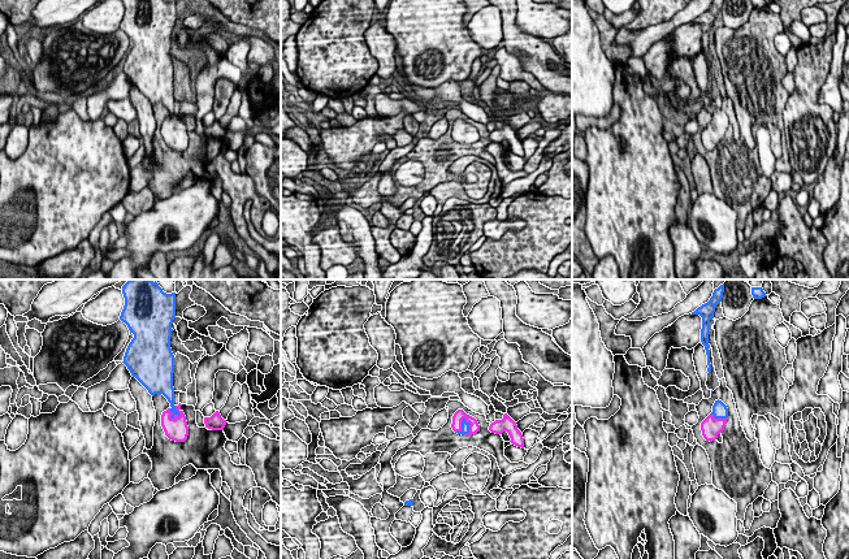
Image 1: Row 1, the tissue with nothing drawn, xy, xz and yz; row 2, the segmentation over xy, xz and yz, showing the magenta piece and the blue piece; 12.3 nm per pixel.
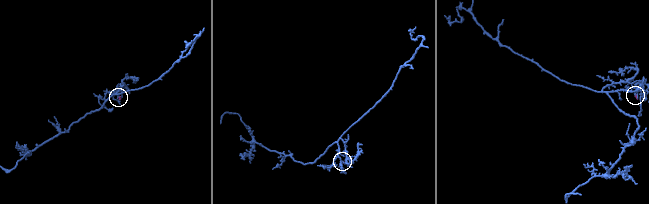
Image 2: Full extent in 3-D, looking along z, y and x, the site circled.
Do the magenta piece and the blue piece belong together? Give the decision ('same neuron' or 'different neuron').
same neuron

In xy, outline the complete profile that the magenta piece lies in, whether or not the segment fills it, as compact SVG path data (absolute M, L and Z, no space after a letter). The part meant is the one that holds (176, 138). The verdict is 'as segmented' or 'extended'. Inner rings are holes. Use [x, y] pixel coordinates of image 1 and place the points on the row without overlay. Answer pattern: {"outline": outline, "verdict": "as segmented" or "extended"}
{"outline": "M122 0L125 14L120 29L134 43L124 73L153 105L163 103L170 116L161 124L165 144L185 151L189 144L186 125L181 112L174 113L174 64L170 57L172 32L176 27L176 1Z", "verdict": "extended"}

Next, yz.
{"outline": "M715 109L712 121L701 131L702 144L706 150L715 150L724 139L728 129L728 117L722 109Z", "verdict": "extended"}

